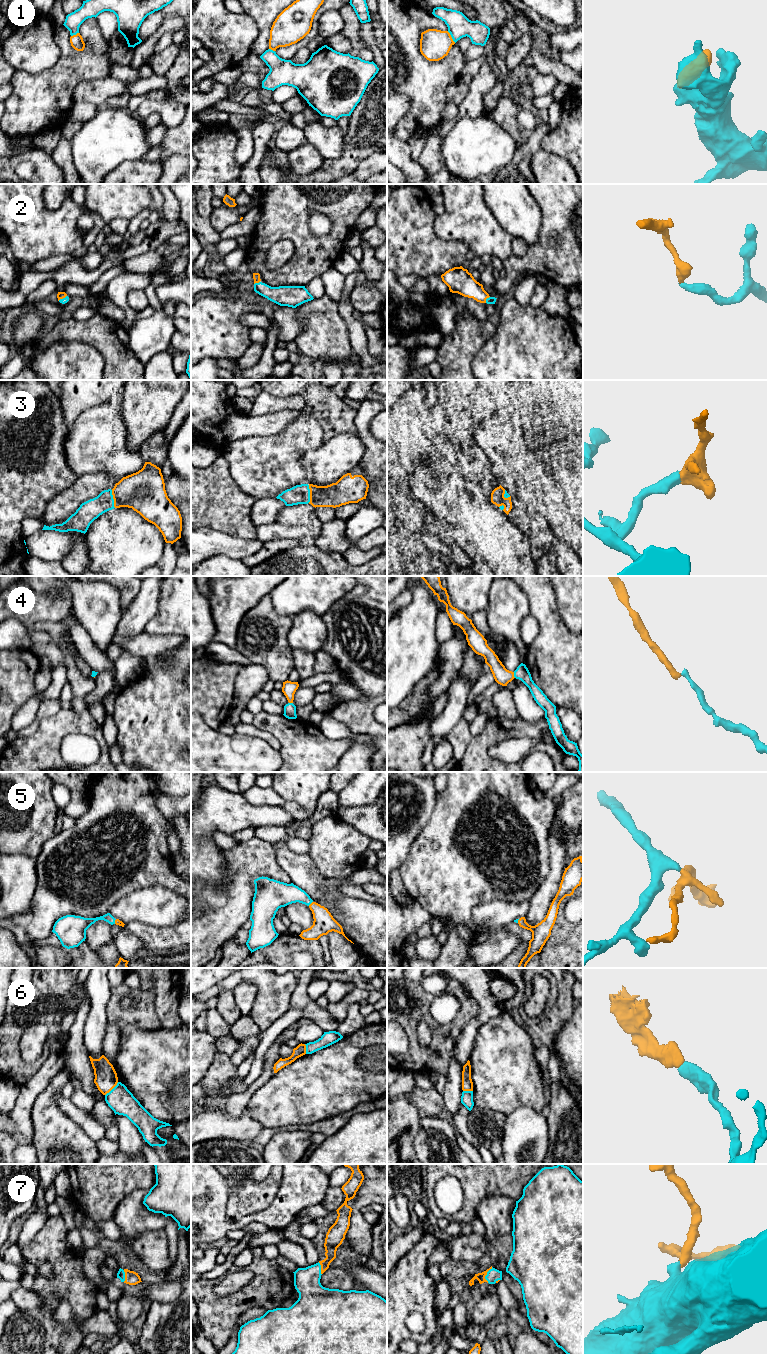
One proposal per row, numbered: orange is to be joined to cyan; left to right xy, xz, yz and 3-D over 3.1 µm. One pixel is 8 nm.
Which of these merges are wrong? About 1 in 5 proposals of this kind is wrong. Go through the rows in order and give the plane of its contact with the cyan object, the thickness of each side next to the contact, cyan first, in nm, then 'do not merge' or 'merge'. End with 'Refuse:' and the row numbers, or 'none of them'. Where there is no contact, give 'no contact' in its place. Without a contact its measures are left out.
1: contact in yz; calibres 190 and 240 nm; merge
2: contact in yz; calibres 60 and 190 nm; merge
3: contact in xy; calibres 160 and 320 nm; merge
4: contact in yz; calibres 120 and 140 nm; merge
5: contact in xz; calibres 200 and 170 nm; merge
6: contact in xy; calibres 200 and 180 nm; do not merge
7: contact in yz; calibres 110 and 70 nm; merge
Refuse: 6

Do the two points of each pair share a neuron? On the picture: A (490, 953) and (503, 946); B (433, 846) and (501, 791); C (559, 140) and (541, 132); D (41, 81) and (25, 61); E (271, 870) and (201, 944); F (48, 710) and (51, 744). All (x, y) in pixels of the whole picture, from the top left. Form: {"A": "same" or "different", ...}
{"A": "same", "B": "same", "C": "different", "D": "different", "E": "same", "F": "different"}

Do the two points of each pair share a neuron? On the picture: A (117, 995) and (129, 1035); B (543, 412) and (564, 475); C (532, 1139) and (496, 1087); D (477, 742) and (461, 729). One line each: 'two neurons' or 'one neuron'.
A: two neurons
B: one neuron
C: two neurons
D: two neurons

